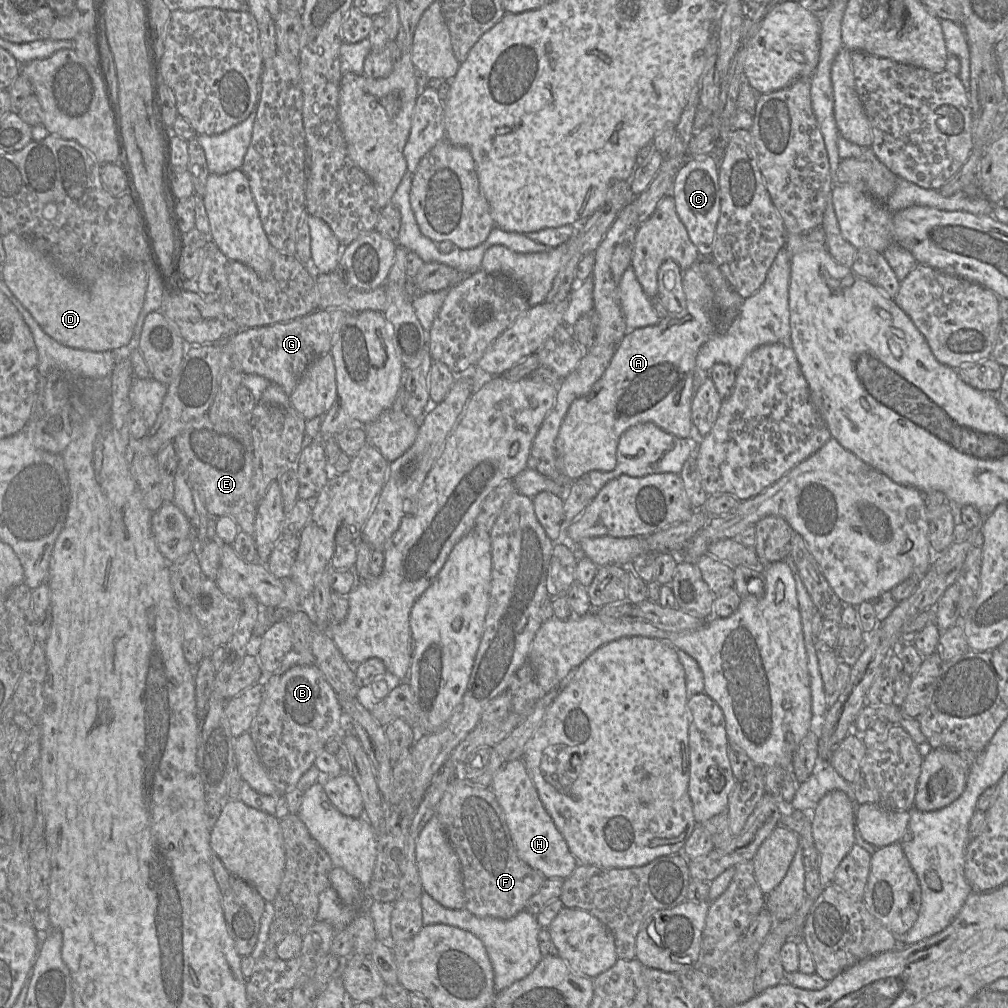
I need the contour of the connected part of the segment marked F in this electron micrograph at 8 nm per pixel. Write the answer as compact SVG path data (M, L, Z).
M458 777L453 778L439 802L436 816L461 864L466 900L465 909L478 917L503 920L510 919L525 910L530 898L540 889L547 878L518 856L504 811L491 788L470 786Z

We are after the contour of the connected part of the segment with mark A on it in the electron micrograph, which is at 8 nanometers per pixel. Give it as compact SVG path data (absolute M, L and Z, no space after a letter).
M700 259L683 270L682 286L686 300L686 315L683 318L667 315L656 325L627 331L616 346L613 357L599 380L586 395L570 405L556 439L558 469L569 480L576 480L593 470L613 470L616 466L619 438L635 425L653 423L678 438L692 437L692 382L696 356L703 344L714 334L714 292L701 271Z

